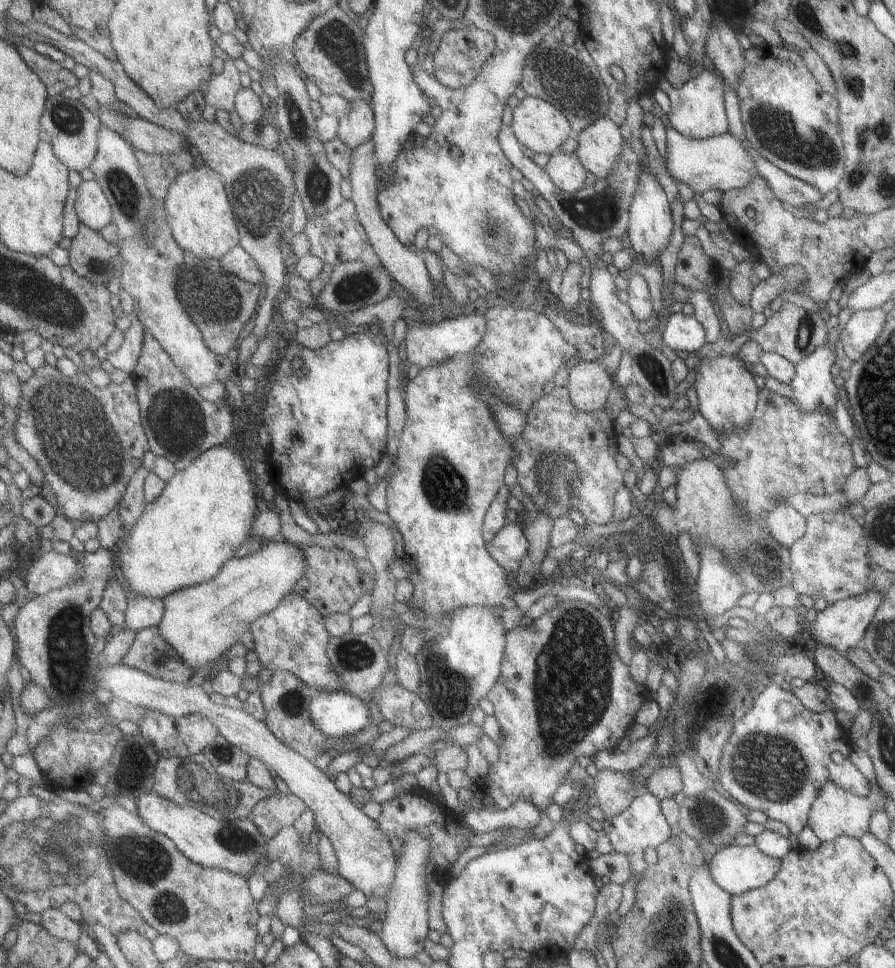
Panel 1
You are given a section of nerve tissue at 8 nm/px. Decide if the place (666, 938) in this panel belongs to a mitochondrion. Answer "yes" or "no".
yes

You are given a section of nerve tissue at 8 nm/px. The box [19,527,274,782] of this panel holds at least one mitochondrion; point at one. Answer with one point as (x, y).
(66, 638)

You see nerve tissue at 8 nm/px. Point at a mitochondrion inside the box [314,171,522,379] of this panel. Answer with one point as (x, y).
(496, 239)

